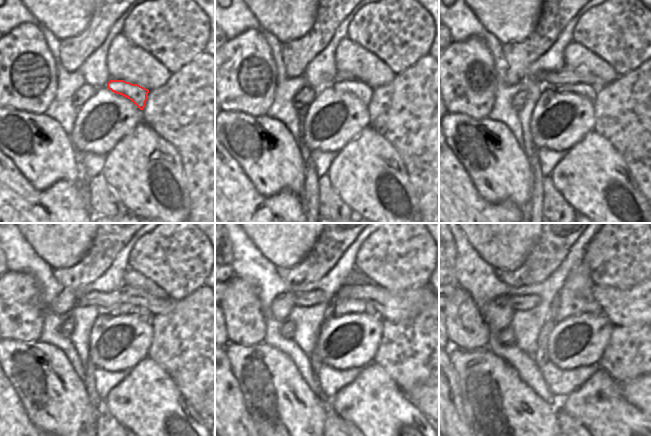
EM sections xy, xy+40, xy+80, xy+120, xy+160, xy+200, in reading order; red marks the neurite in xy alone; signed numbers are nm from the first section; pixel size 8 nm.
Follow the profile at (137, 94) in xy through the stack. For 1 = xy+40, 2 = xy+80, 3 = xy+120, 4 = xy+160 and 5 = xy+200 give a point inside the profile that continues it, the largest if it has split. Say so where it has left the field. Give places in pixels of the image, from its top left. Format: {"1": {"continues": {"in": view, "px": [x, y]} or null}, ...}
{"1": {"continues": {"in": "xy+40", "px": [359, 89]}}, "2": {"continues": {"in": "xy+80", "px": [586, 90]}}, "3": {"continues": {"in": "xy+120", "px": [145, 315]}}, "4": {"continues": {"in": "xy+160", "px": [340, 306]}}, "5": {"continues": {"in": "xy+200", "px": [575, 297]}}}

